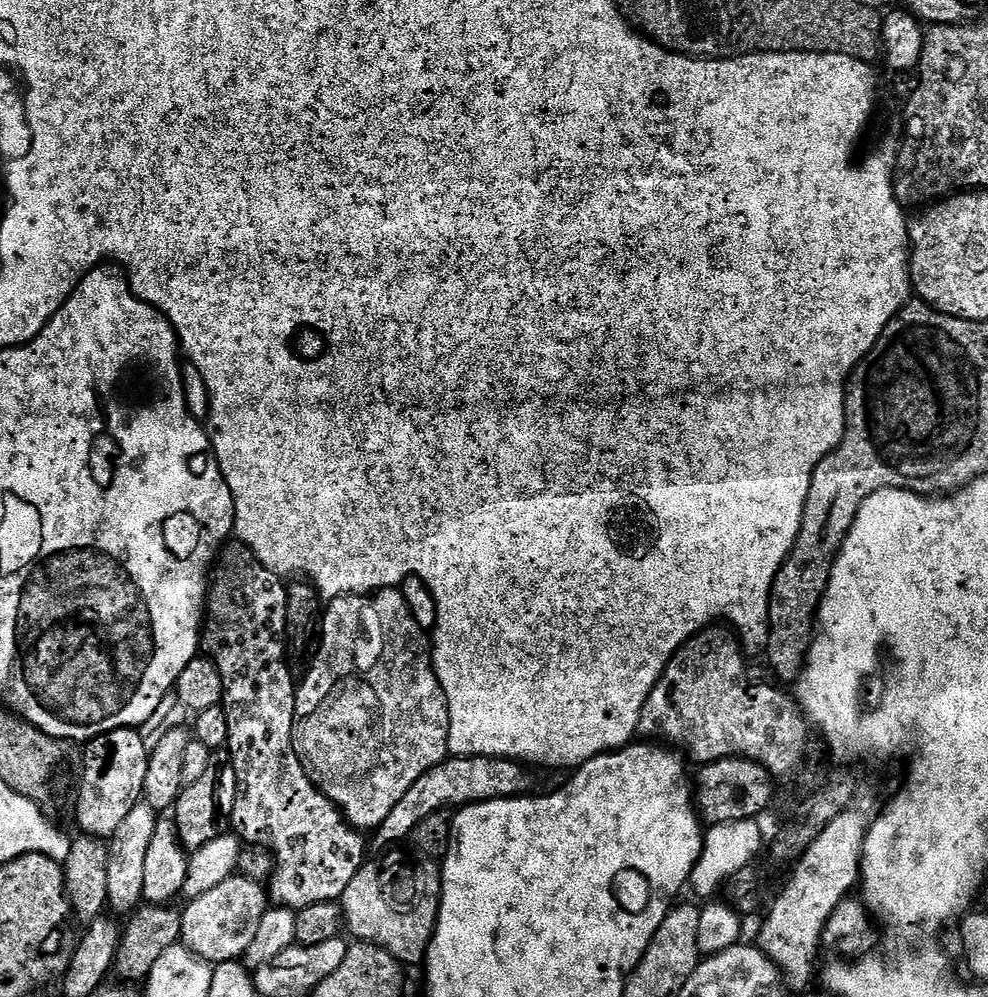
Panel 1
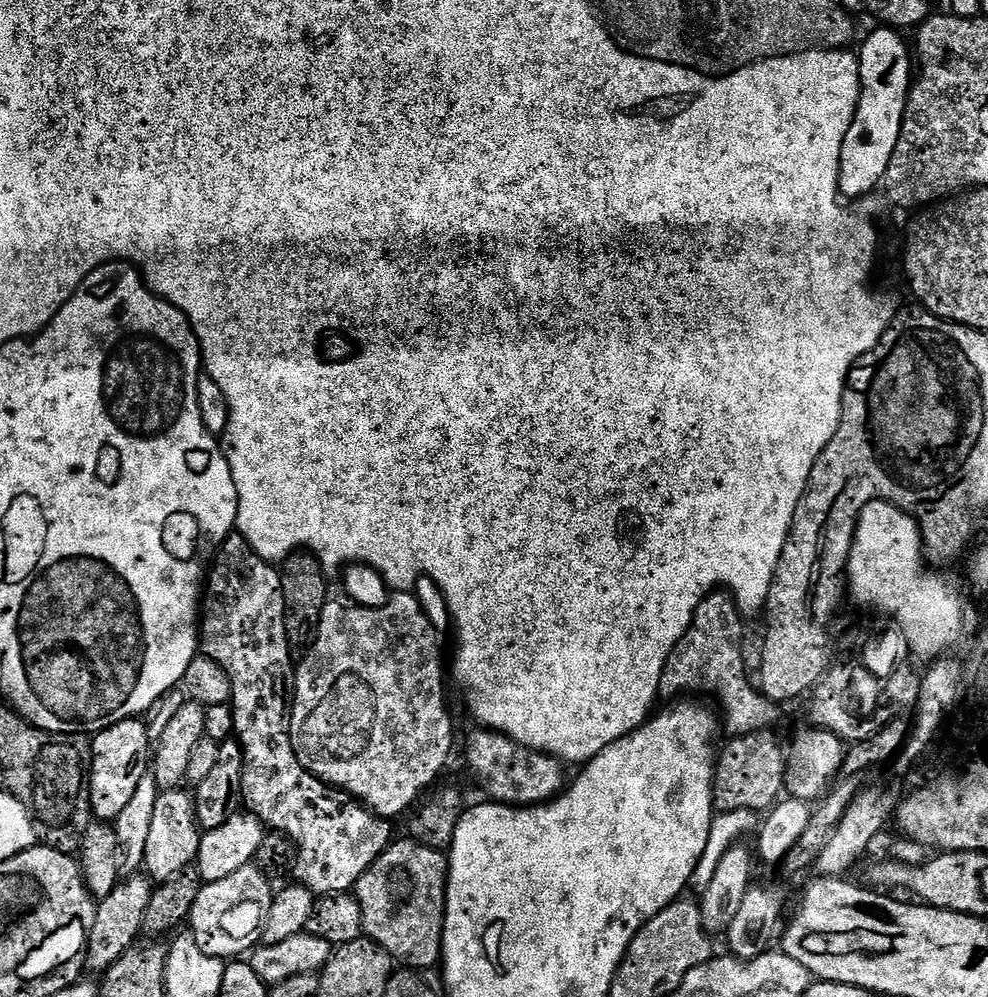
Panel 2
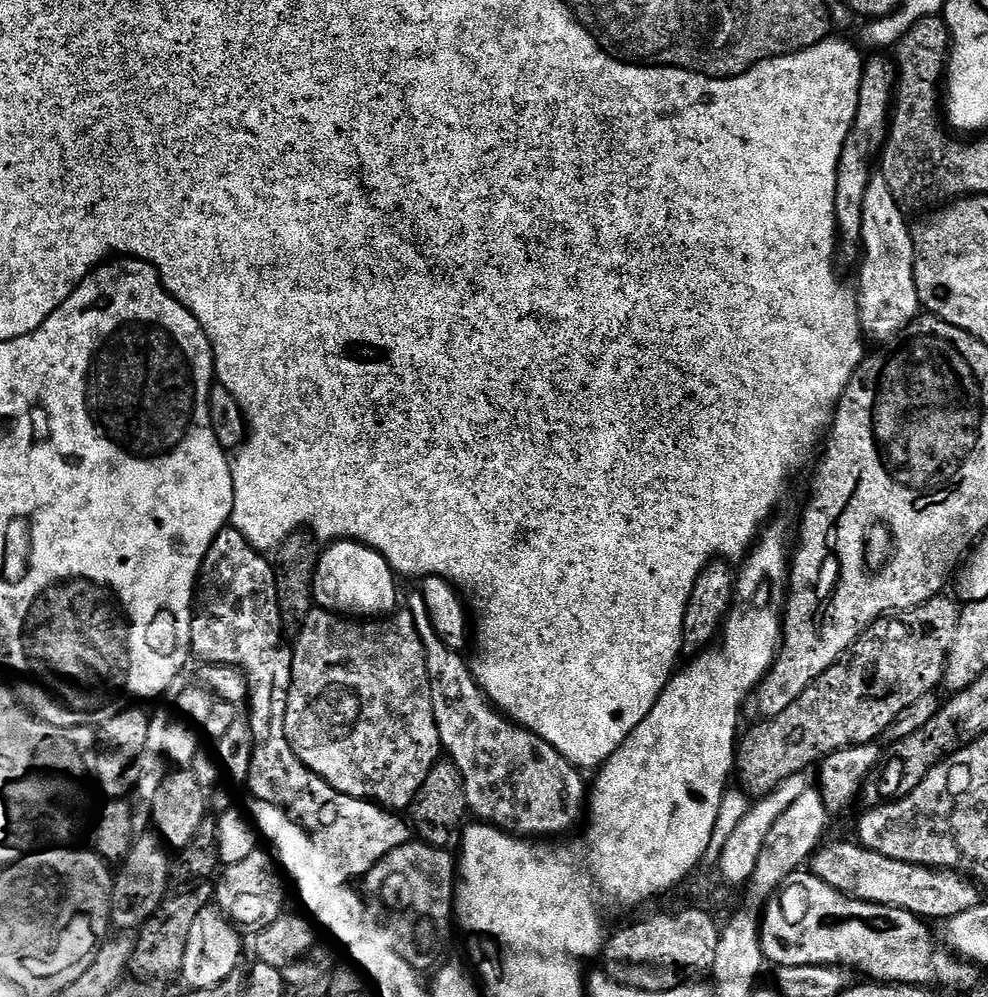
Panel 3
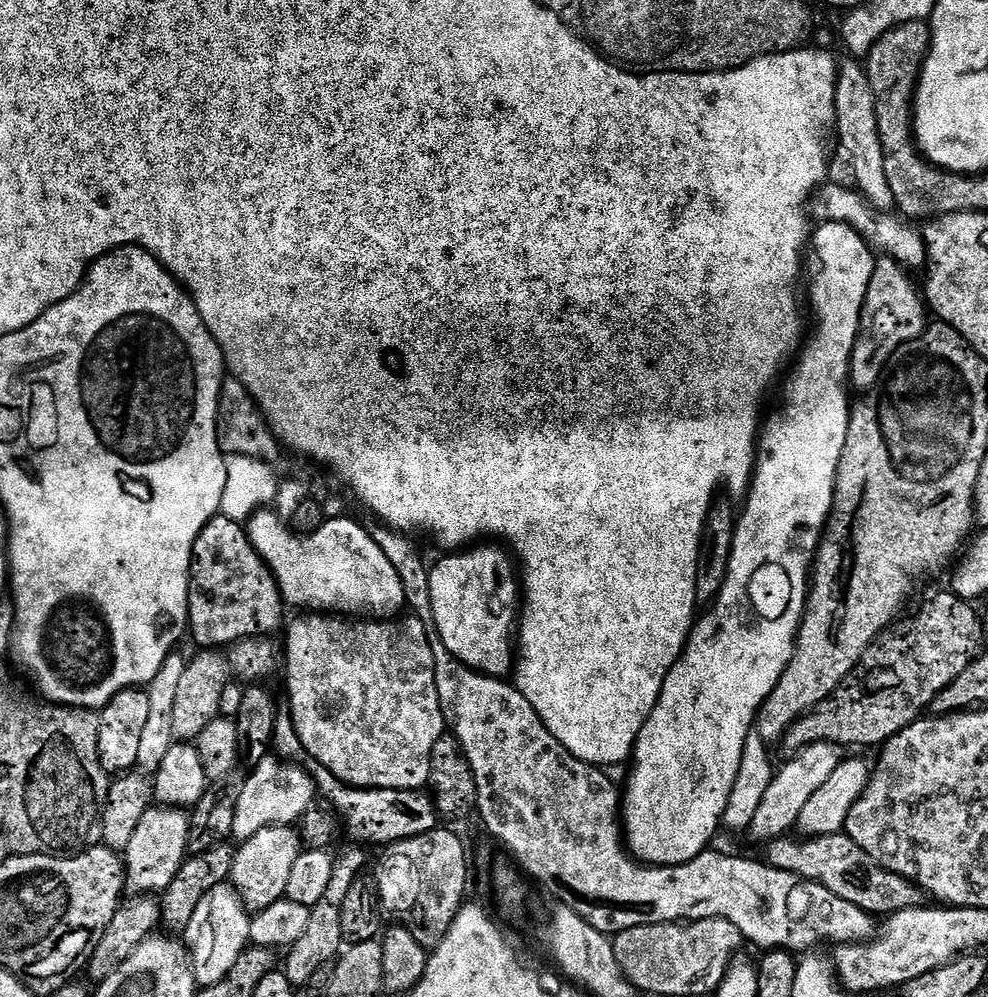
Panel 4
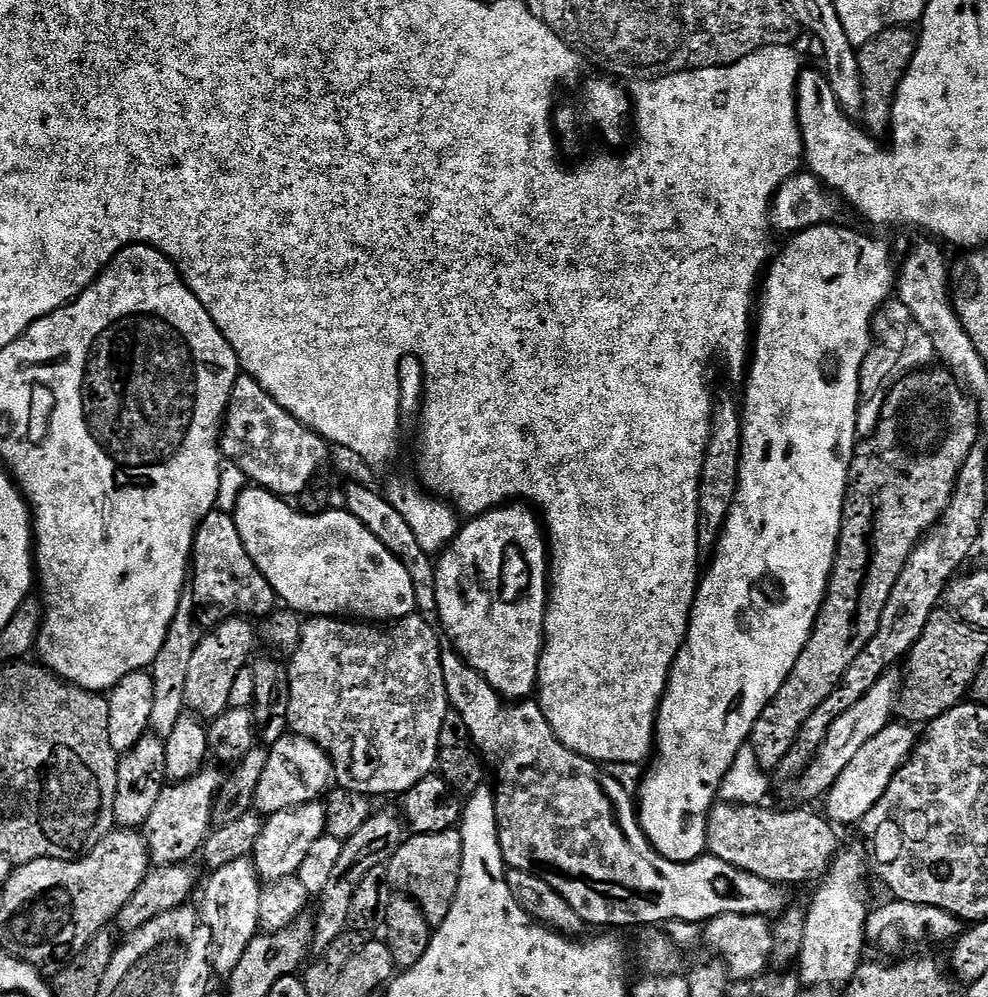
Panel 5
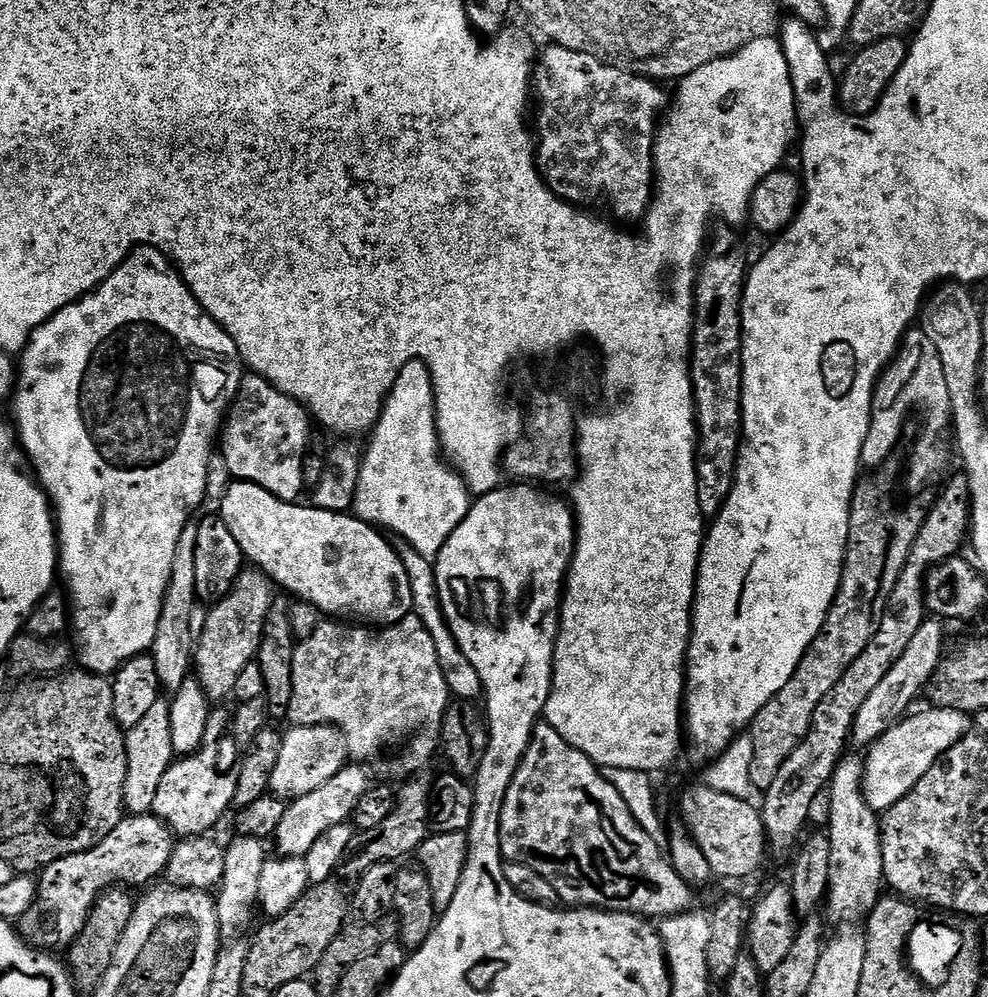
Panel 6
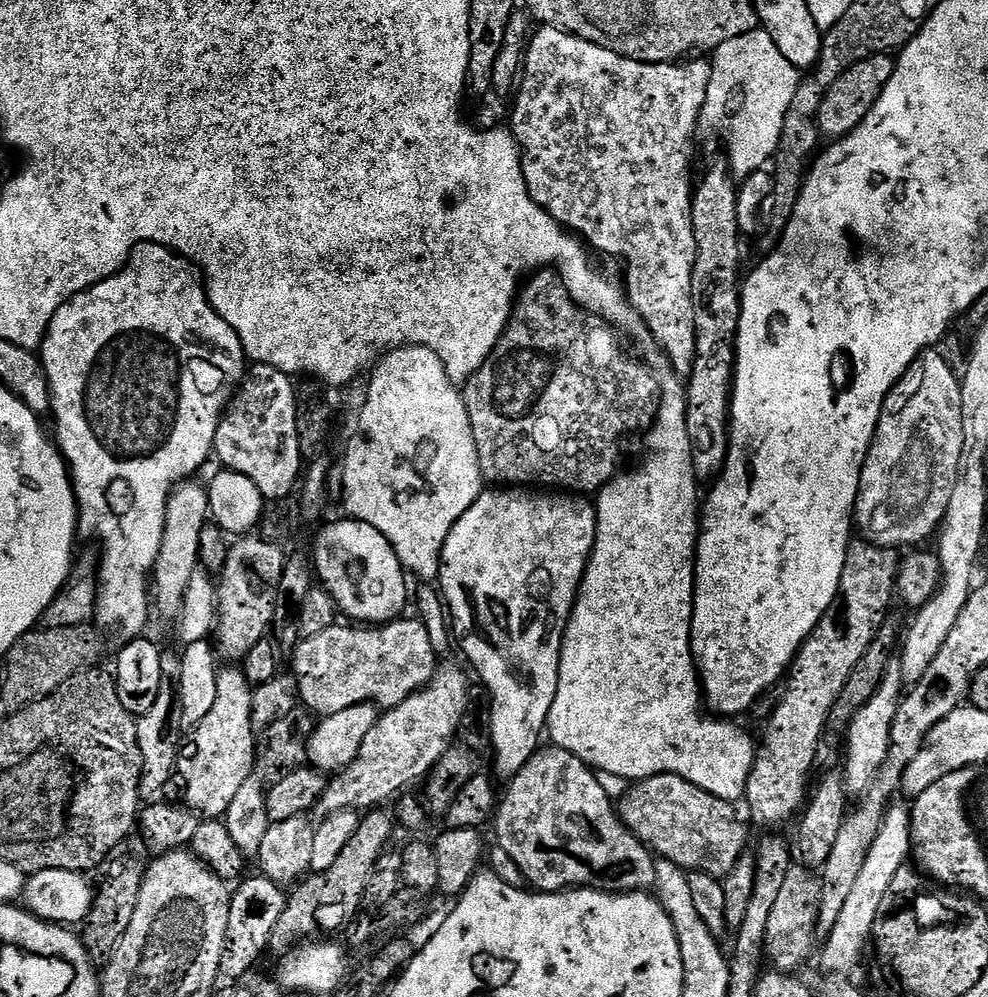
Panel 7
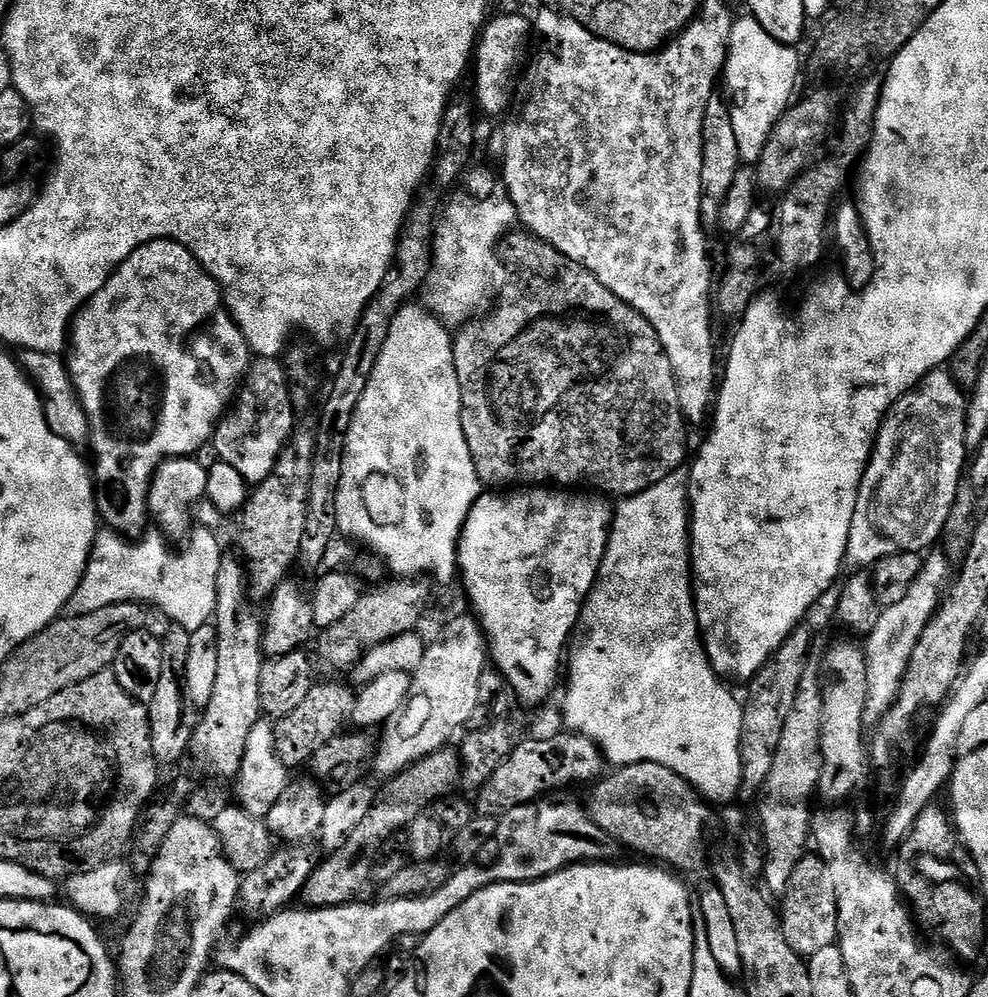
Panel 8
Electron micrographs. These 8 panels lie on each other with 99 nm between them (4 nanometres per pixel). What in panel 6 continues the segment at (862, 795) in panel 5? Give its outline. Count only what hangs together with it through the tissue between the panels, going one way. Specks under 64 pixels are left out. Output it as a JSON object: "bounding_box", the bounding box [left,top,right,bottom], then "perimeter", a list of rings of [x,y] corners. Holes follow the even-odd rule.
{"bounding_box":[864,707,970,814],"perimeter":[[[929,707],[929,712],[920,712],[917,716],[905,715],[886,734],[882,734],[876,743],[867,749],[864,760],[864,797],[866,802],[878,814],[887,812],[894,802],[906,798],[914,786],[968,732],[970,720],[963,712],[949,708]]]}

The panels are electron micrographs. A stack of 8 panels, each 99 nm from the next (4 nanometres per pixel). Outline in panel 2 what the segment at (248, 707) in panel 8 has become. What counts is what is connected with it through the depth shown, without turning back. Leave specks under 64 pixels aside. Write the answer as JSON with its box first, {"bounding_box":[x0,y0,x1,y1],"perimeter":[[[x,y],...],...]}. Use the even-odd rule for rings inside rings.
{"bounding_box":[83,874,153,973],"perimeter":[[[132,874],[121,879],[116,889],[97,903],[94,926],[88,929],[88,942],[83,955],[84,966],[89,973],[107,972],[127,948],[137,943],[144,926],[146,906],[150,906],[153,887],[153,881],[149,880],[147,875]]]}

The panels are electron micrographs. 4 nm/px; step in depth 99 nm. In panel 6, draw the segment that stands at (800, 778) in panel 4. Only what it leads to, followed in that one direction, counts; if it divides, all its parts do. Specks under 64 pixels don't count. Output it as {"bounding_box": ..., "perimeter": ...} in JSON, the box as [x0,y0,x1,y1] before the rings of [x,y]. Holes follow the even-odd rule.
{"bounding_box":[850,619,945,746],"perimeter":[[[925,619],[922,626],[918,626],[918,634],[910,641],[910,646],[906,646],[906,654],[894,662],[890,674],[878,682],[878,686],[870,693],[870,698],[862,702],[862,710],[858,710],[858,718],[854,718],[854,726],[850,737],[851,743],[871,746],[886,730],[890,730],[894,725],[904,719],[908,708],[920,696],[920,691],[929,687],[930,681],[936,674],[936,669],[940,666],[944,648],[944,628],[945,625],[939,619]]]}

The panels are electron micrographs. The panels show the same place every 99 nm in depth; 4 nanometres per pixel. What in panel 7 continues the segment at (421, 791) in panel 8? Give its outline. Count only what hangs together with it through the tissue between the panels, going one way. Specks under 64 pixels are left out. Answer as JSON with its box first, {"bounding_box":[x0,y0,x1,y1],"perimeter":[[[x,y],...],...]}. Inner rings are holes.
{"bounding_box":[269,810,394,949],"perimeter":[[[372,810],[360,816],[354,838],[342,846],[342,854],[334,858],[330,870],[312,872],[287,893],[288,905],[286,910],[282,910],[282,918],[278,918],[278,926],[274,926],[269,949],[291,949],[297,942],[319,937],[316,936],[319,932],[339,933],[349,921],[356,919],[364,904],[366,878],[370,878],[374,862],[378,862],[380,855],[389,847],[388,838],[394,829],[393,817],[387,811],[380,811],[384,810]]]}

